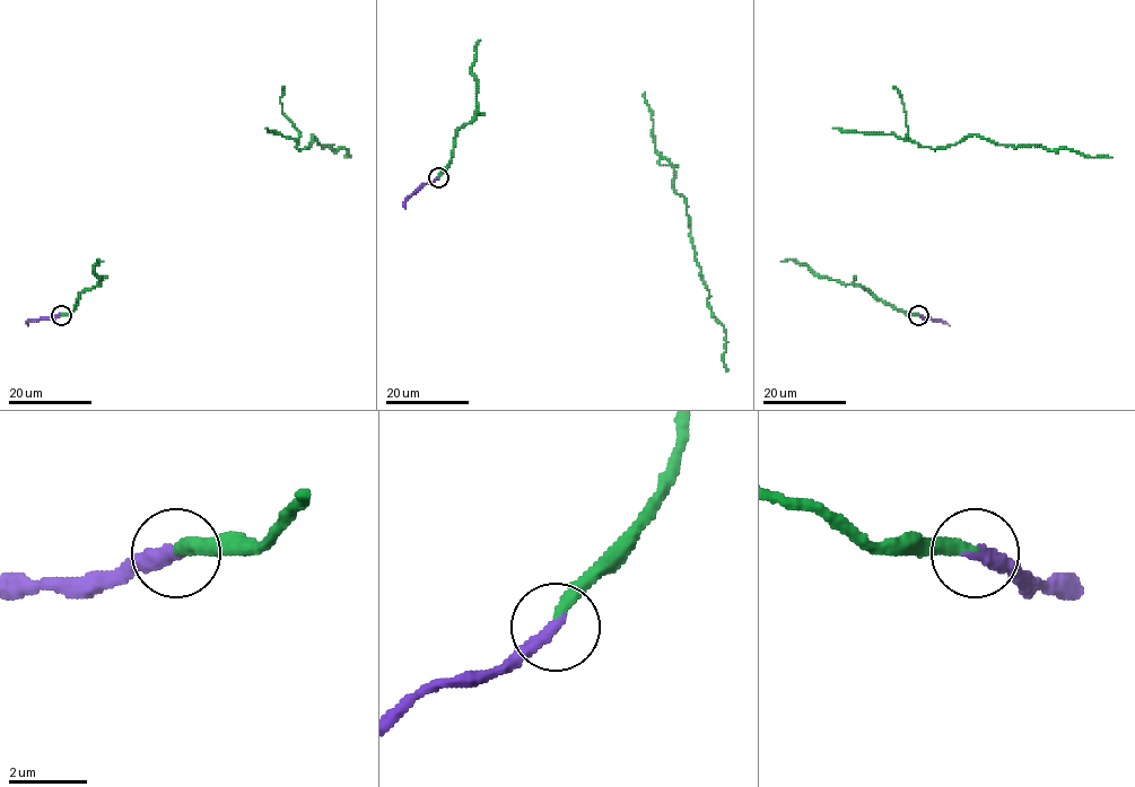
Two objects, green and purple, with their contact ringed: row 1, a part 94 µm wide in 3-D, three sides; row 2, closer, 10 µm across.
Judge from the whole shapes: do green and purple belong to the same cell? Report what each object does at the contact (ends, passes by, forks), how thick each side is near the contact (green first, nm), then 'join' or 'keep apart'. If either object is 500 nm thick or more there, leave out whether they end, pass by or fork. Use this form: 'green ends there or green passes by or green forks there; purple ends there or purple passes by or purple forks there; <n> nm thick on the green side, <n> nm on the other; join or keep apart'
green ends there; purple ends there; 320 nm thick on the green side, 360 nm on the other; join

